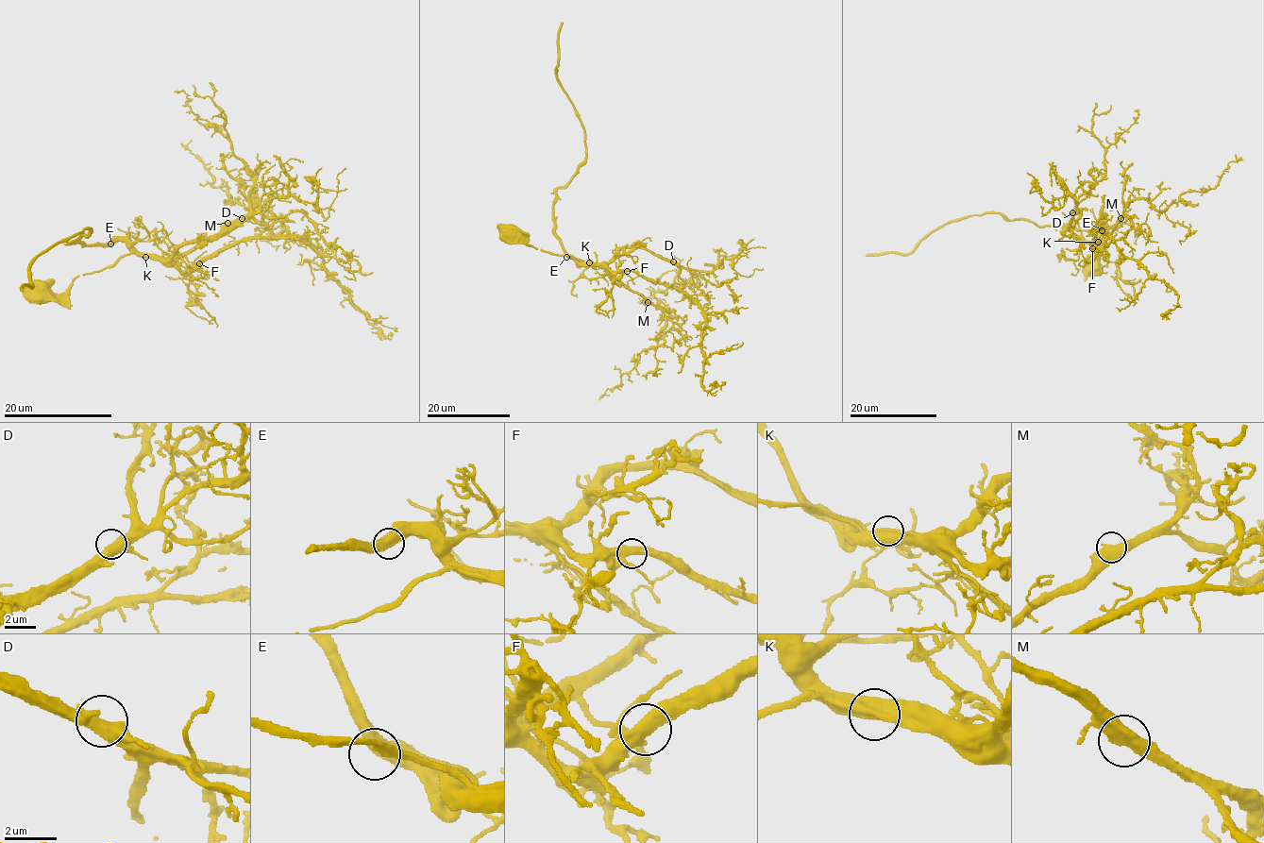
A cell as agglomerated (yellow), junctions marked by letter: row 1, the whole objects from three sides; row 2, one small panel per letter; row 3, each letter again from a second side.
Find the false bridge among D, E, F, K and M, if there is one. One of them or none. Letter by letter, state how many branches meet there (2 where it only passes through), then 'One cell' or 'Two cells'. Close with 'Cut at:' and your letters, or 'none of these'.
D: Branches: 2. One cell
E: Branches: 2. One cell
F: Branches: 2. One cell
K: Branches: 2. One cell
M: Branches: 2. One cell
Cut at: none of these

